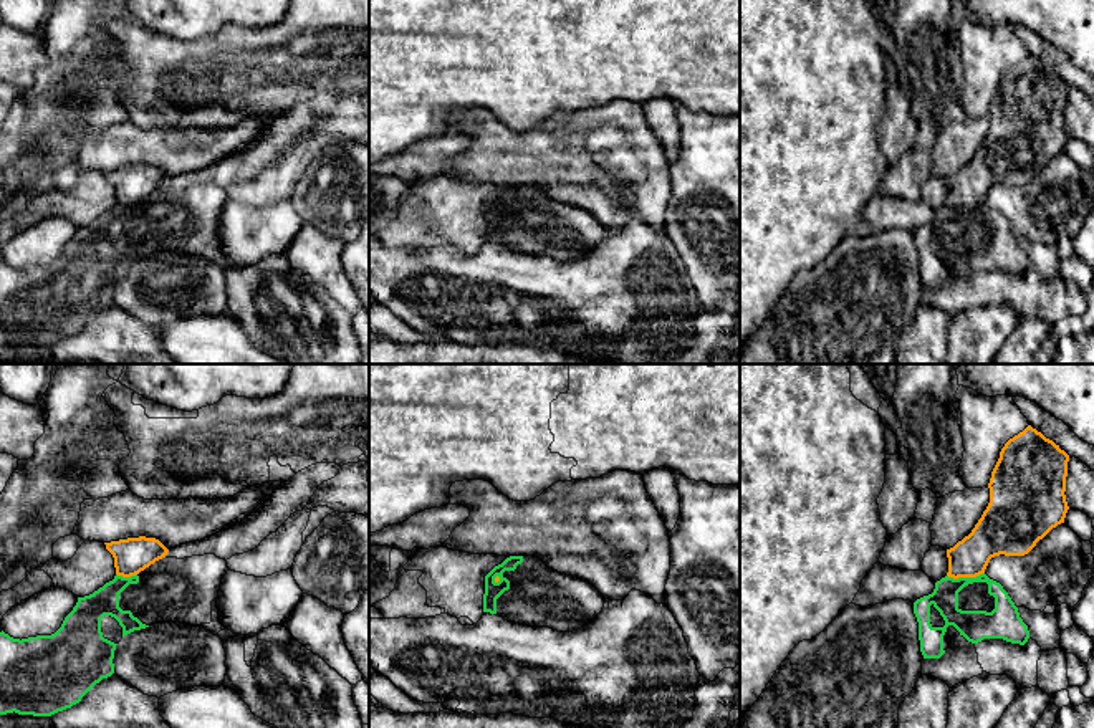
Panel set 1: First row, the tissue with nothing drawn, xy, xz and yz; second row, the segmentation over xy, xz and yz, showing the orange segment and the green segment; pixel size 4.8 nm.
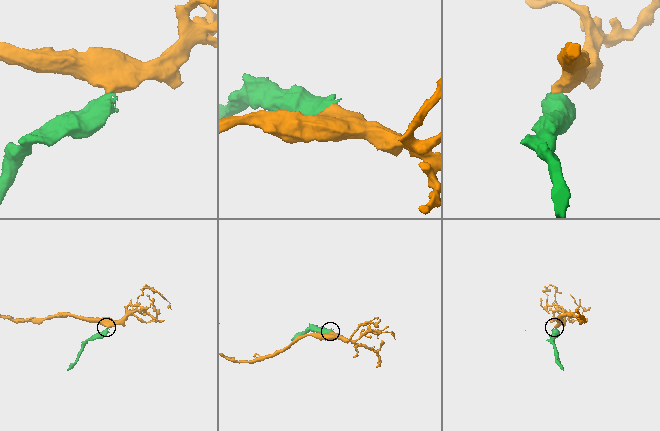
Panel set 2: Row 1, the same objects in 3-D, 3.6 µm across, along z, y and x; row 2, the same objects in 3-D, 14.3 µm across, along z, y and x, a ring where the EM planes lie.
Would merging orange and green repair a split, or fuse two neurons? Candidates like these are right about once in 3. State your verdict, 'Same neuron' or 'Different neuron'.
Different neuron

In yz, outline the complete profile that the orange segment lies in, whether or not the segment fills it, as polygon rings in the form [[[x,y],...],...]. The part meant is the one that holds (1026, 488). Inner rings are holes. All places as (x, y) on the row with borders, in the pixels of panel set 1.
[[[1031,425],[1010,438],[991,472],[986,510],[972,533],[947,549],[947,576],[953,579],[976,577],[985,572],[995,556],[1024,556],[1053,528],[1064,523],[1069,510],[1064,495],[1068,462],[1069,455]]]

